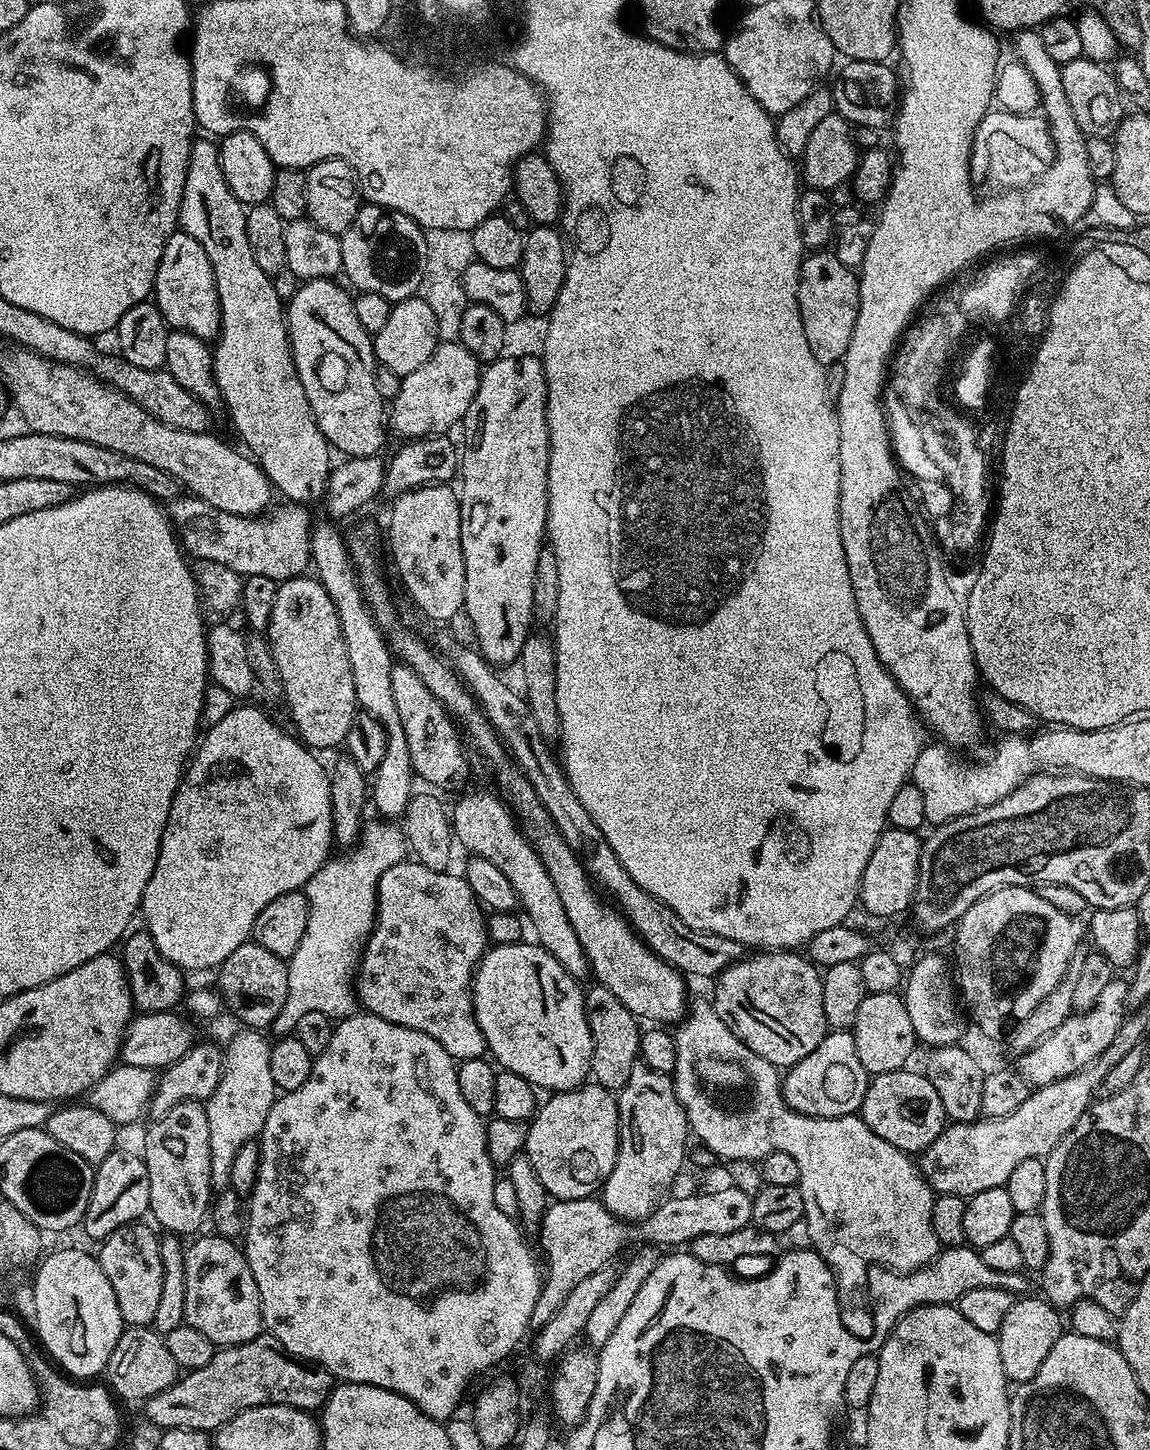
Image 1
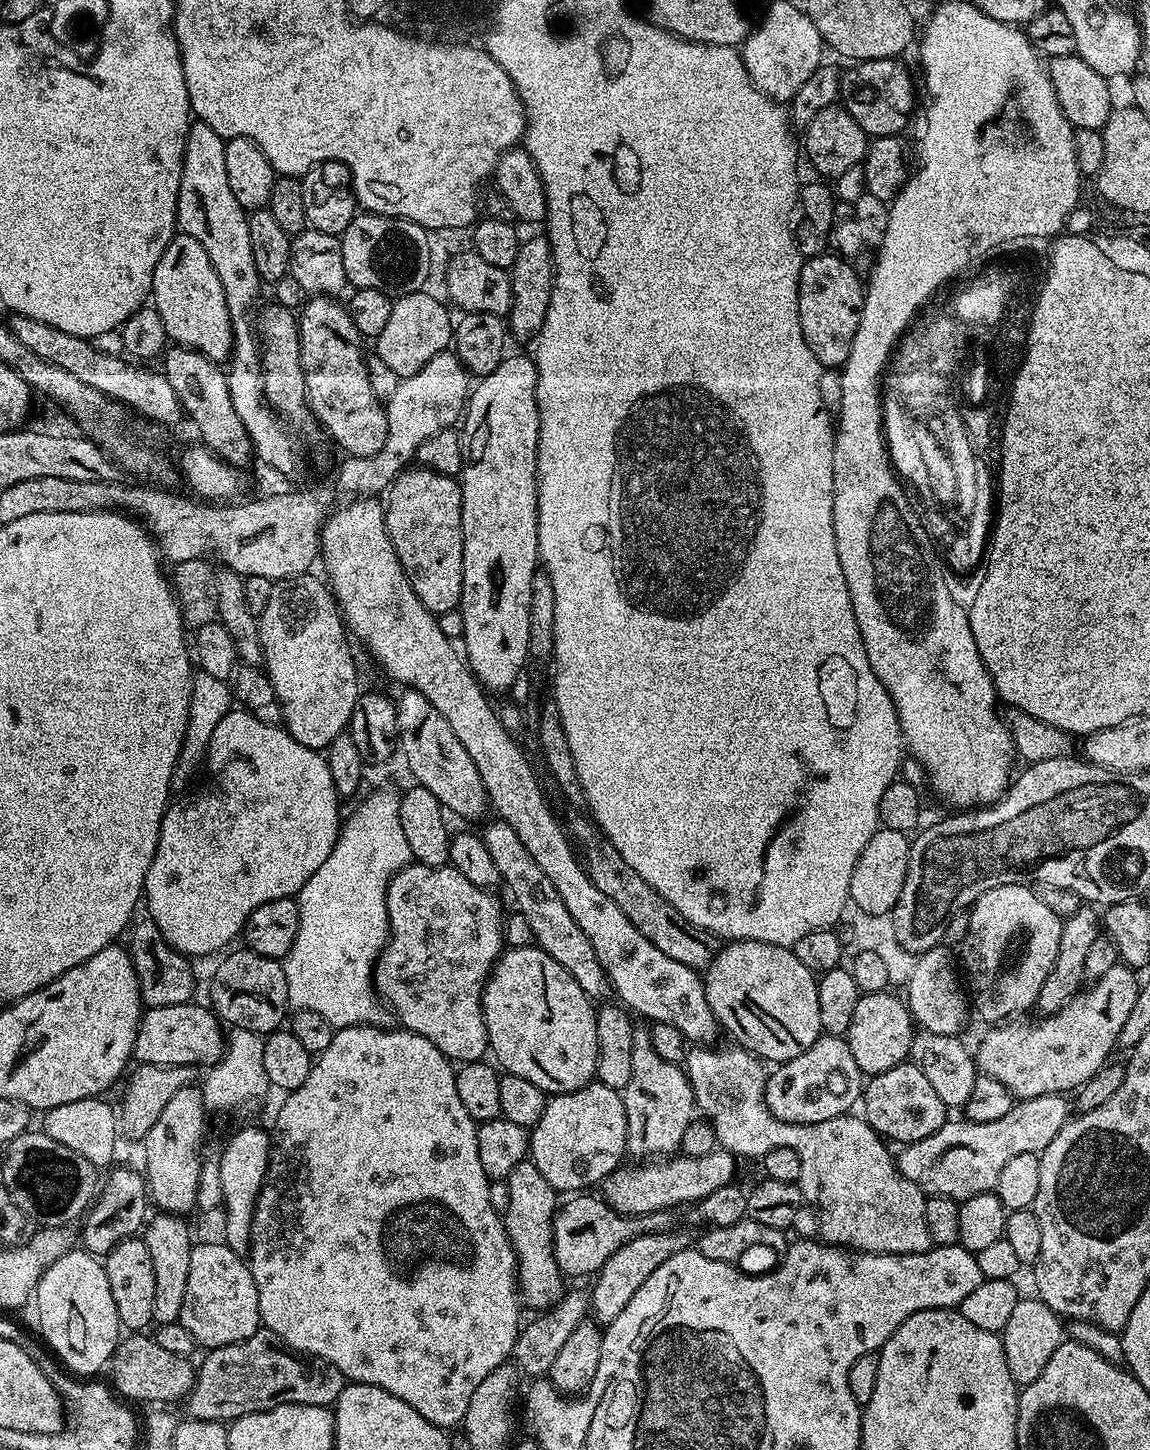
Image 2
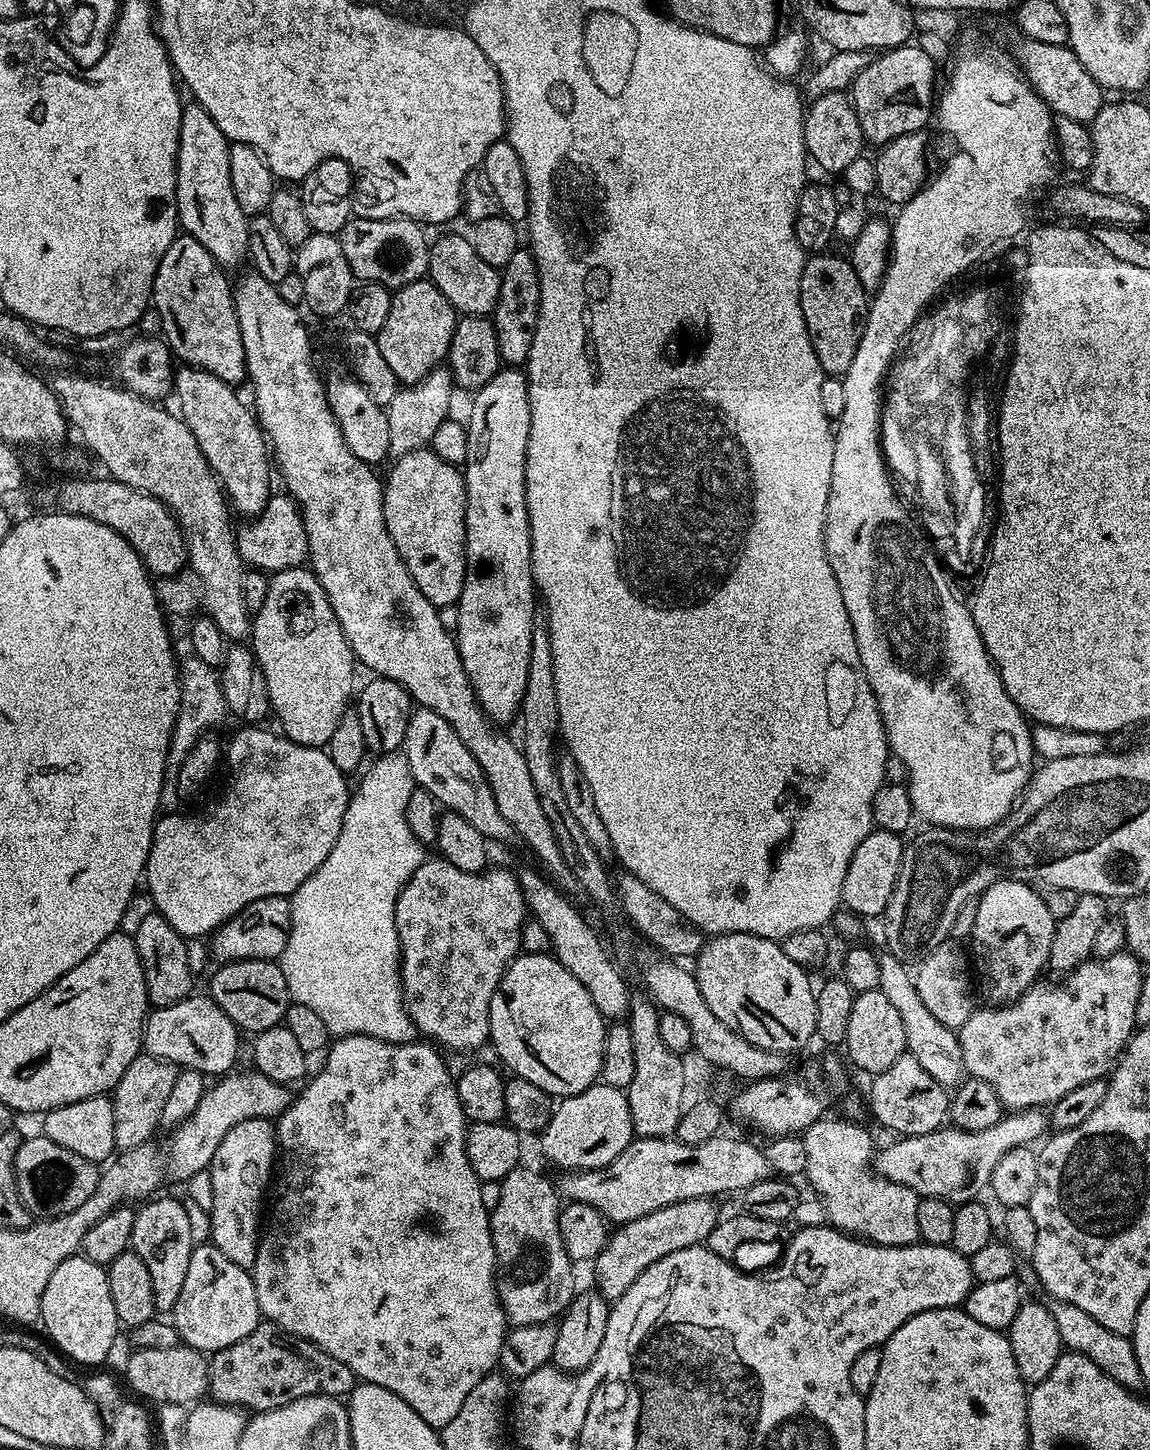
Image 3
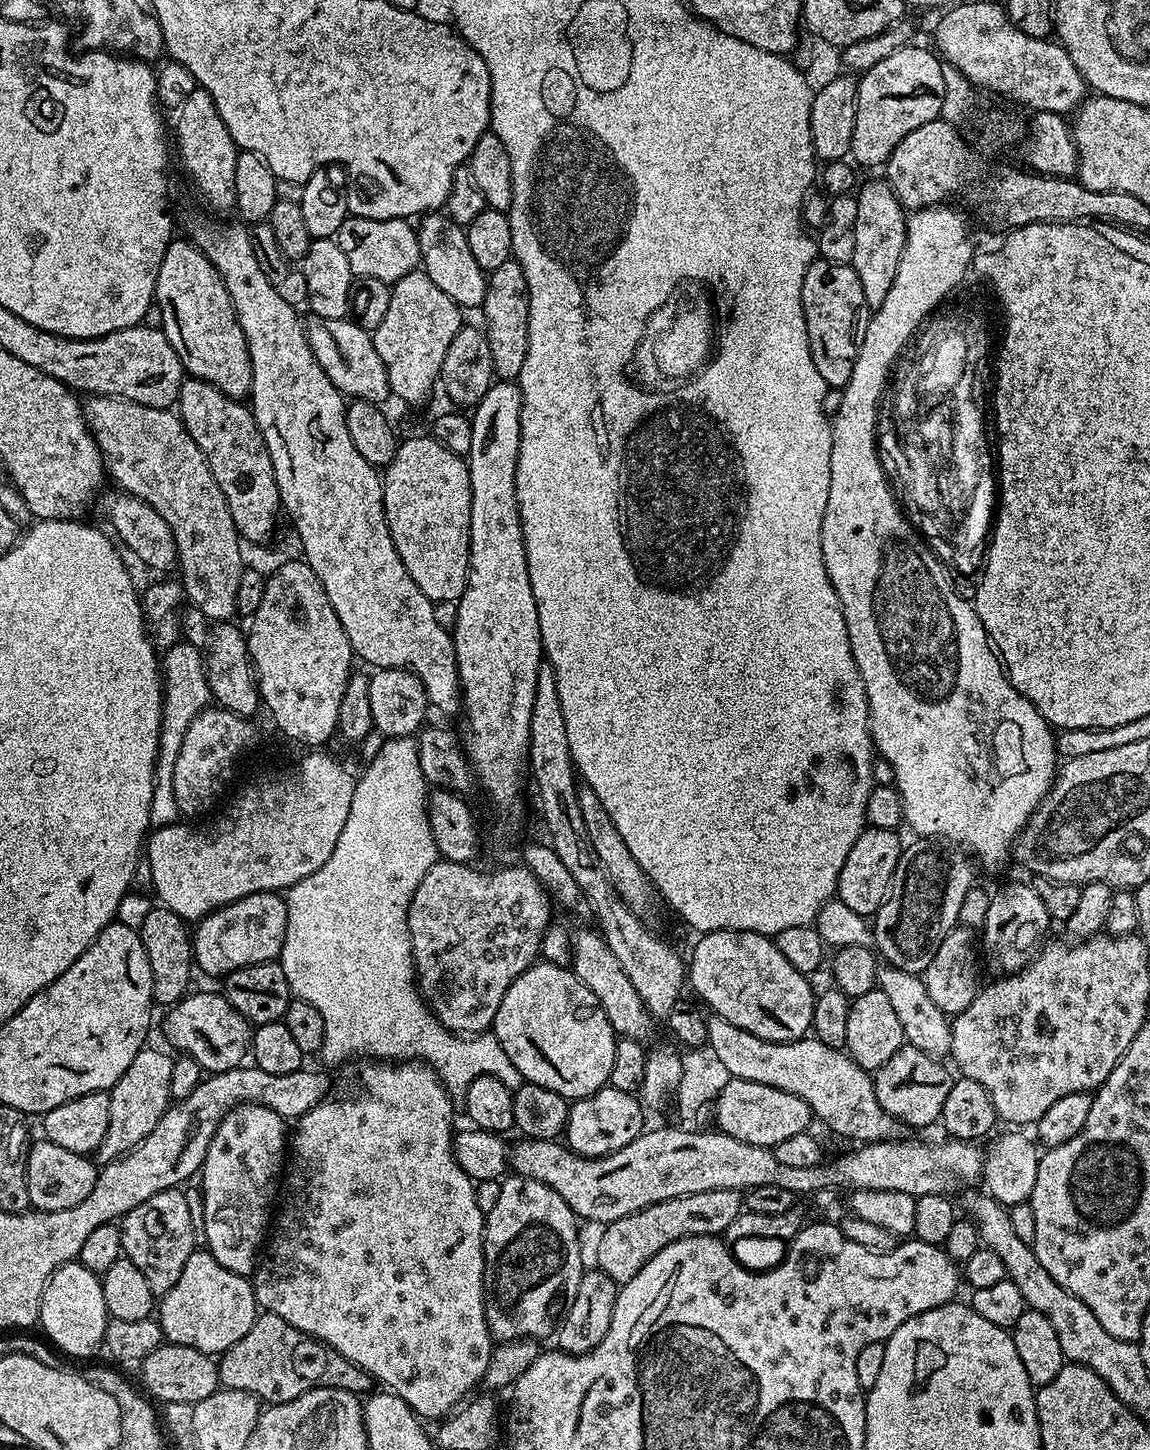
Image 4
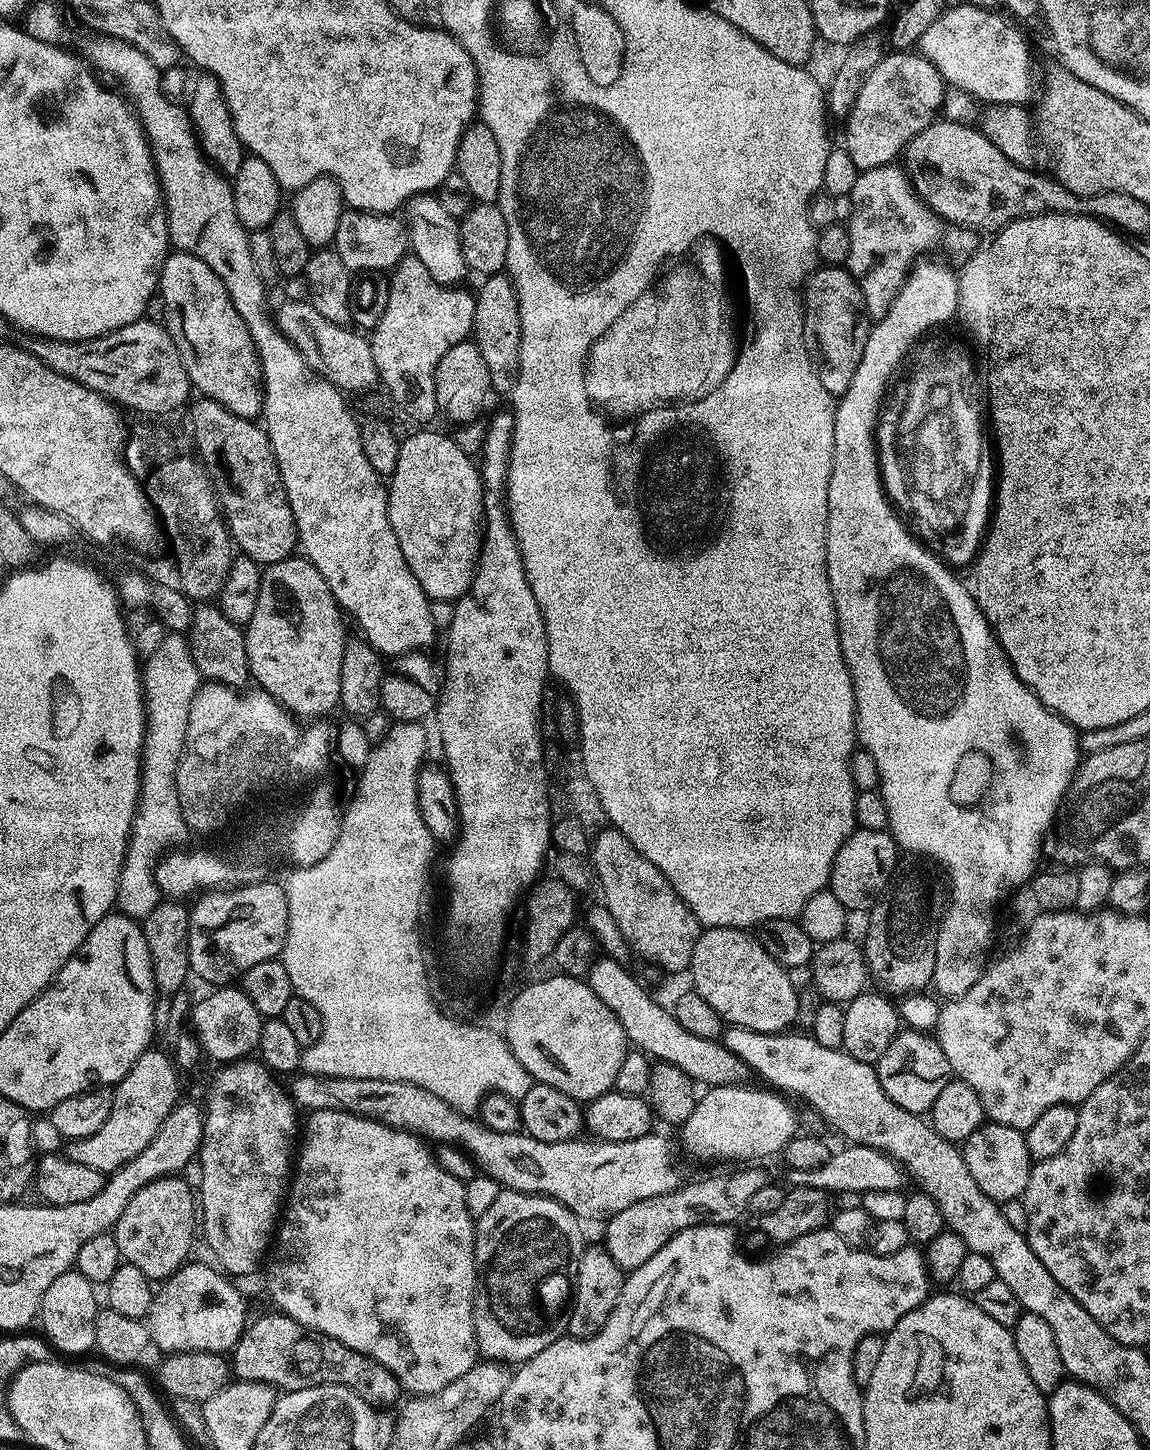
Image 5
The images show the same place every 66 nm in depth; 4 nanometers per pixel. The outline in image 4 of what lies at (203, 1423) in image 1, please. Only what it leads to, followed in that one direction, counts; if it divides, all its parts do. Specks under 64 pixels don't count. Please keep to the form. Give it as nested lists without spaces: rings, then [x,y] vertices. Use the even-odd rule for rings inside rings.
[[[261,1311],[254,1326],[250,1326],[250,1330],[246,1330],[246,1334],[242,1334],[242,1338],[238,1338],[238,1342],[234,1342],[234,1346],[227,1348],[219,1357],[218,1367],[223,1387],[242,1390],[268,1406],[285,1404],[315,1388],[333,1388],[357,1394],[371,1393],[374,1388],[374,1381],[366,1370],[350,1362],[350,1358],[342,1358],[338,1350],[329,1348],[316,1337],[307,1336],[302,1330],[290,1326],[273,1312]]]

